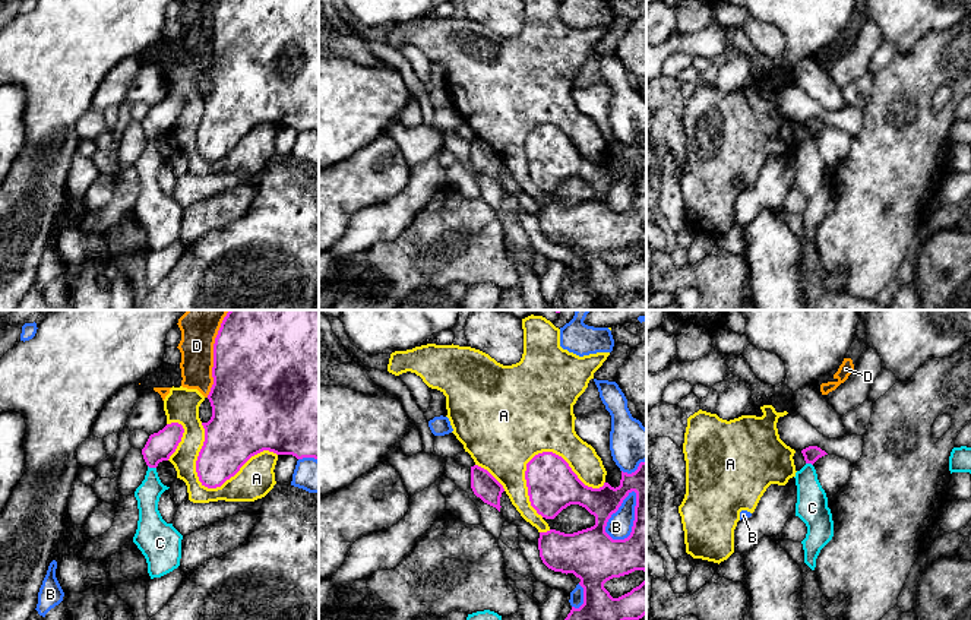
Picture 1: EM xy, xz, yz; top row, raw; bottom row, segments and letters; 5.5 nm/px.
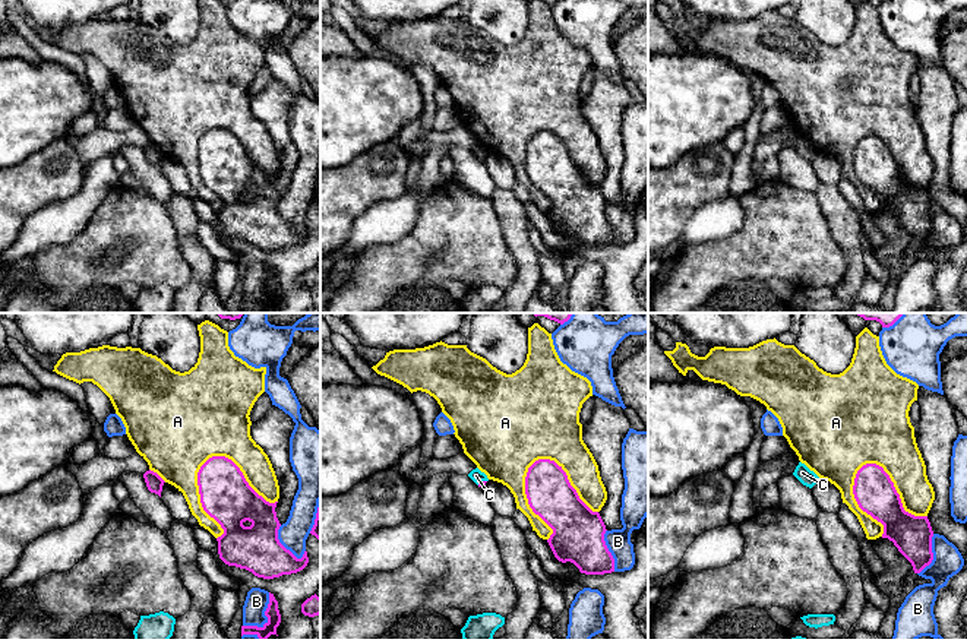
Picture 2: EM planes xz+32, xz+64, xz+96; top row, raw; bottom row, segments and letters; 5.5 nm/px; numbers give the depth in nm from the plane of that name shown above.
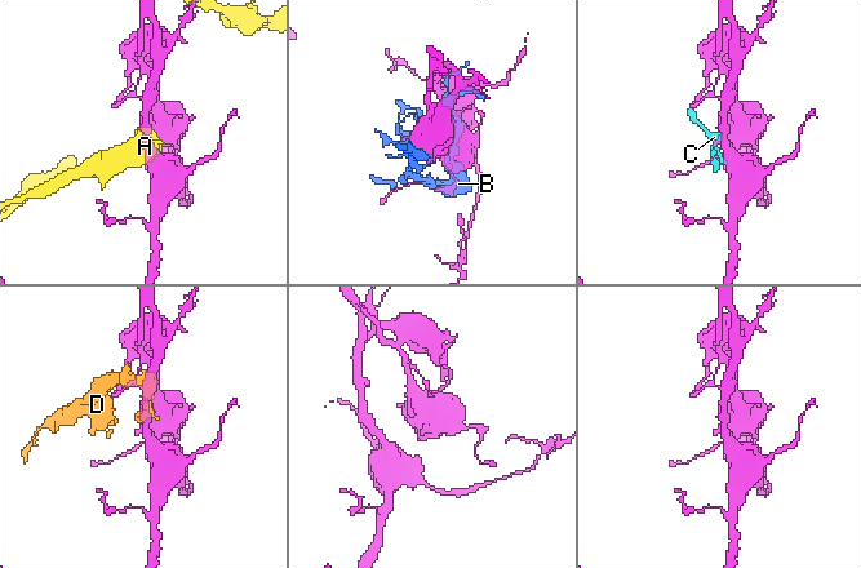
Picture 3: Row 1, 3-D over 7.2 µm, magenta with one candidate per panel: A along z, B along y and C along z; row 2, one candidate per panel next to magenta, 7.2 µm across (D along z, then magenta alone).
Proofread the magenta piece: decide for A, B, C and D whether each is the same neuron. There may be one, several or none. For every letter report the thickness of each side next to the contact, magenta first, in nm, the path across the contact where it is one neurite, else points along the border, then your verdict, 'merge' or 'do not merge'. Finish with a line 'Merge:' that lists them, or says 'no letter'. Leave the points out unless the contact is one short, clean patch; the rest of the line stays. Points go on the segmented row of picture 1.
A: calibres 320 and 200 nm; do not merge
B: calibres 300 and 80 nm; do not merge
C: calibres 160 and 140 nm; border xy (148, 465), (155, 468); do not merge
D: calibres 500 and 220 nm; do not merge
Merge: no letter

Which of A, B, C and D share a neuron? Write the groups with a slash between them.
A / B / C / D

